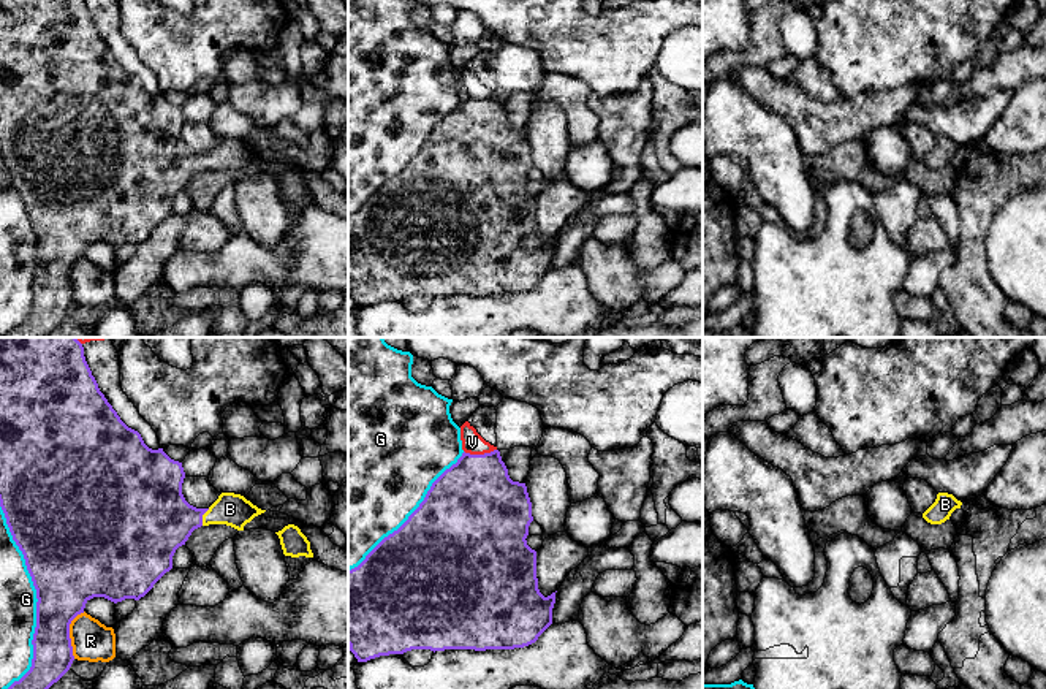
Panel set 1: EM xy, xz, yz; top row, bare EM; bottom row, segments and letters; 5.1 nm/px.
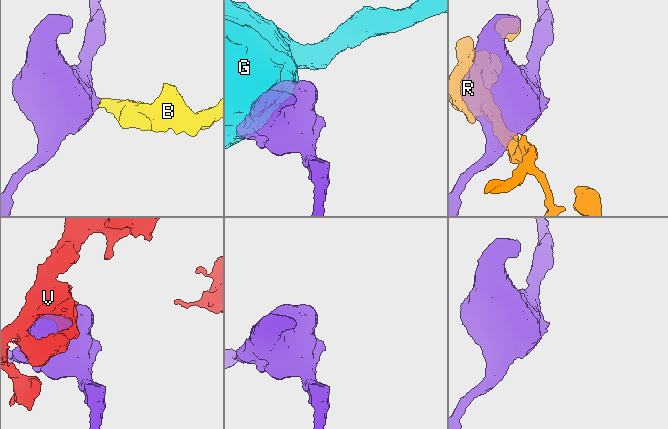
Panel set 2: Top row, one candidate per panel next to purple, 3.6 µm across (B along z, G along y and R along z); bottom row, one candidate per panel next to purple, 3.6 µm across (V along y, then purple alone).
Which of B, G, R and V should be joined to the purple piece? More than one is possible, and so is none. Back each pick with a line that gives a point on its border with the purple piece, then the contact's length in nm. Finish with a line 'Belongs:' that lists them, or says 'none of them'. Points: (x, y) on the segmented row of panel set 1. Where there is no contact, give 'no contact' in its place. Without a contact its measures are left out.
B: xy (201, 517) | 100 nm
Belongs: B

